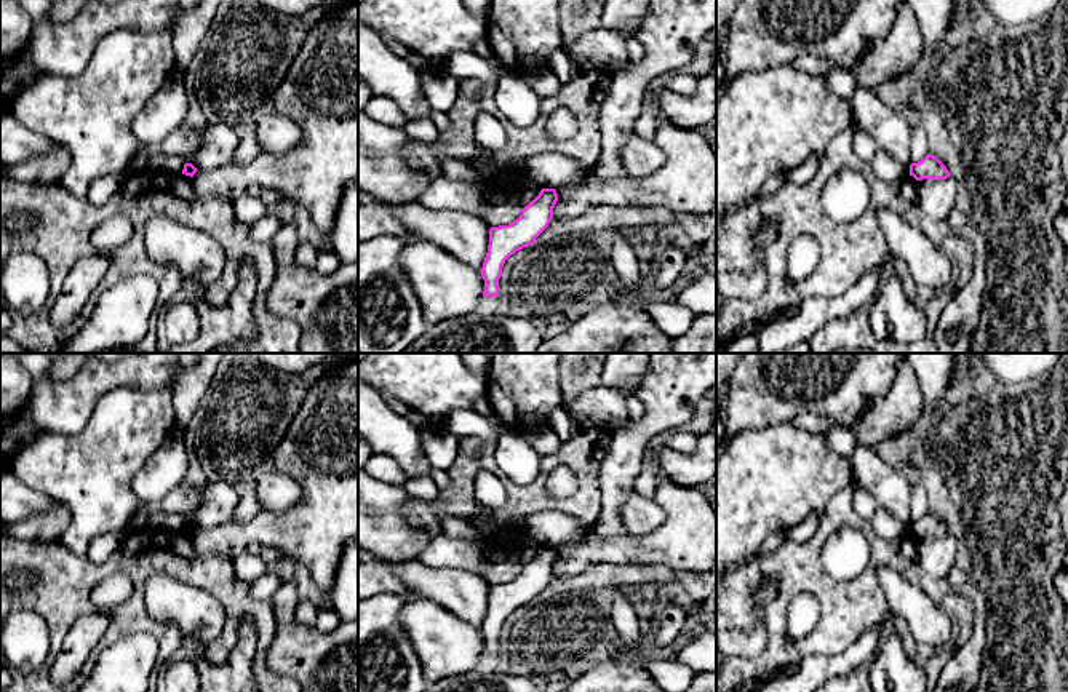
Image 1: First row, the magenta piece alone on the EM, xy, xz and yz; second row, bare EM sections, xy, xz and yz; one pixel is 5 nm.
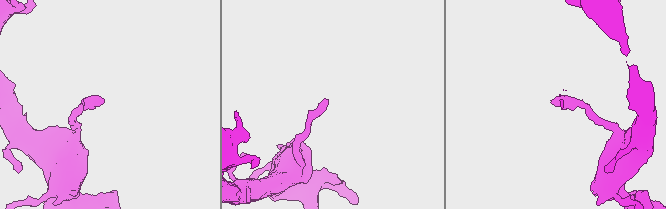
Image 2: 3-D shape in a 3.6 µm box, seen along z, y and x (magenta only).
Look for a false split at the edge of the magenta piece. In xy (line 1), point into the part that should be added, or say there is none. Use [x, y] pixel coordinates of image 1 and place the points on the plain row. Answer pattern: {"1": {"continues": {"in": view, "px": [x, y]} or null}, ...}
{"1": {"continues": null}}

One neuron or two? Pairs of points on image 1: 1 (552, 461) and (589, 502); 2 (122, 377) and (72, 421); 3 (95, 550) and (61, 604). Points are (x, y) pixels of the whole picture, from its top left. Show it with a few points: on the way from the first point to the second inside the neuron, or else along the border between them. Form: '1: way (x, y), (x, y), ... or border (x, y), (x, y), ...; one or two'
1: way (566, 459), (587, 477), (587, 488); one
2: way (107, 377), (77, 406); one
3: border (122, 537), (104, 561), (93, 563), (87, 556); two

